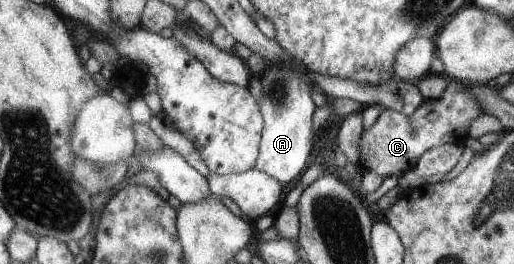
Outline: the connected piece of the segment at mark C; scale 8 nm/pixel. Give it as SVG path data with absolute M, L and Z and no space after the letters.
M450 80L442 98L425 100L412 116L384 110L372 127L366 128L366 132L362 134L359 167L374 171L384 179L390 176L400 178L402 174L413 170L431 149L444 144L463 146L464 140L469 137L469 123L480 114L483 114L482 106L470 96L466 85Z

